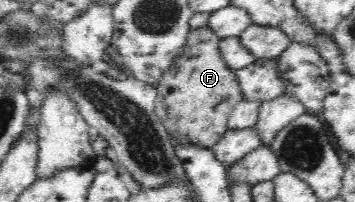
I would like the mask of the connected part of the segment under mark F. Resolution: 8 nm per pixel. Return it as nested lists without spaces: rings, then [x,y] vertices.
[[[209,24],[192,29],[186,40],[186,49],[175,59],[170,69],[159,81],[155,112],[171,137],[175,137],[180,143],[190,142],[190,144],[212,149],[220,137],[229,130],[228,120],[233,107],[244,99],[236,72],[230,69],[223,60],[220,51],[222,40],[222,37],[216,35],[216,32],[209,28]]]

